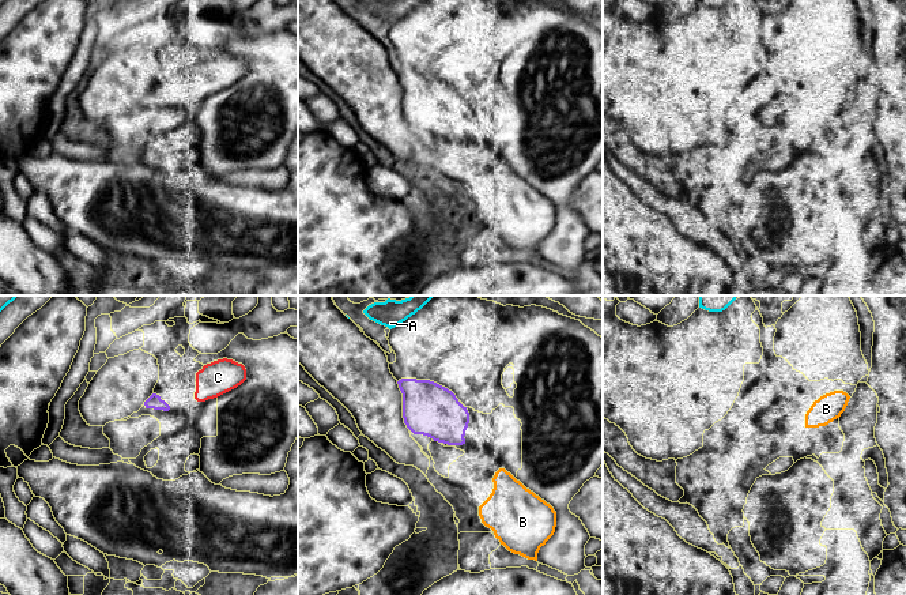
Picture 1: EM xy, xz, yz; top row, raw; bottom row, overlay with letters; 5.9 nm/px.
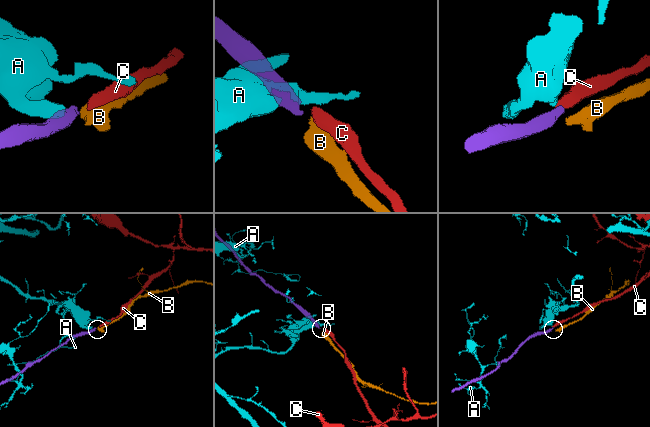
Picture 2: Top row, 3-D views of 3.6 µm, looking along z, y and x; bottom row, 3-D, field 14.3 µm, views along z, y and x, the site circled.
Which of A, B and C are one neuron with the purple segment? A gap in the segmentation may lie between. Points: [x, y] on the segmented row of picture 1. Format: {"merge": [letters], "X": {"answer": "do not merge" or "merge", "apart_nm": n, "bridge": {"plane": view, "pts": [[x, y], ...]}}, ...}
{"merge": ["C"], "A": {"answer": "do not merge", "apart_nm": 300, "bridge": {"plane": "xz", "pts": [[401, 379], [391, 328]]}}, "B": {"answer": "do not merge", "apart_nm": 260, "bridge": {"plane": "xz", "pts": [[464, 443], [495, 473]]}}, "C": {"answer": "merge", "apart_nm": 160, "bridge": {"plane": "xy", "pts": [[169, 406], [195, 398]]}}}

